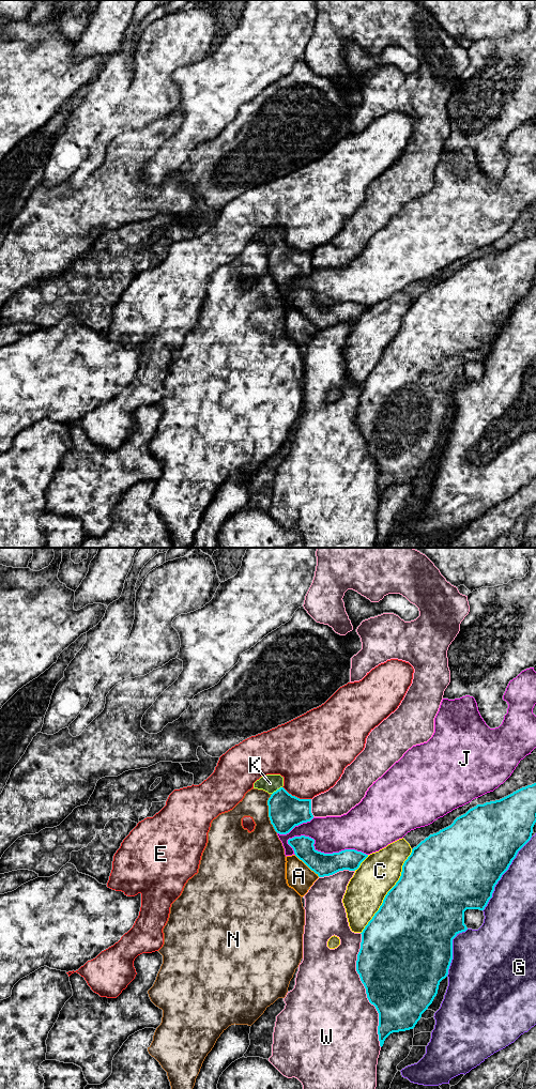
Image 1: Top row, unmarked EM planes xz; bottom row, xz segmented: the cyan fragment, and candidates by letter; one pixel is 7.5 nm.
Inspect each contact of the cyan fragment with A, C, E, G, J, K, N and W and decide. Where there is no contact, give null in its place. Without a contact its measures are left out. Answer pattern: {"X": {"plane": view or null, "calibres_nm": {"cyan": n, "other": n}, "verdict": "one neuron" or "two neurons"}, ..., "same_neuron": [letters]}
{"A": {"plane": "xz", "calibres_nm": {"cyan": 180, "other": 200}, "verdict": "two neurons"}, "C": {"plane": "xz", "calibres_nm": {"cyan": 500, "other": 300}, "verdict": "two neurons"}, "E": {"plane": "xz", "calibres_nm": {"cyan": 260, "other": 420}, "verdict": "two neurons"}, "G": {"plane": "xz", "calibres_nm": {"cyan": 500, "other": 340}, "verdict": "two neurons"}, "J": {"plane": "xz", "calibres_nm": {"cyan": 180, "other": 280}, "verdict": "two neurons"}, "K": {"plane": "xz", "calibres_nm": {"cyan": 260, "other": 140}, "verdict": "one neuron"}, "N": {"plane": "xz", "calibres_nm": {"cyan": 260, "other": 260}, "verdict": "two neurons"}, "W": {"plane": "xz", "calibres_nm": {"cyan": 500, "other": 480}, "verdict": "two neurons"}, "same_neuron": ["K"]}

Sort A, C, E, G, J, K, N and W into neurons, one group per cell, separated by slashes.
A / C / E / G / J / K / N / W

